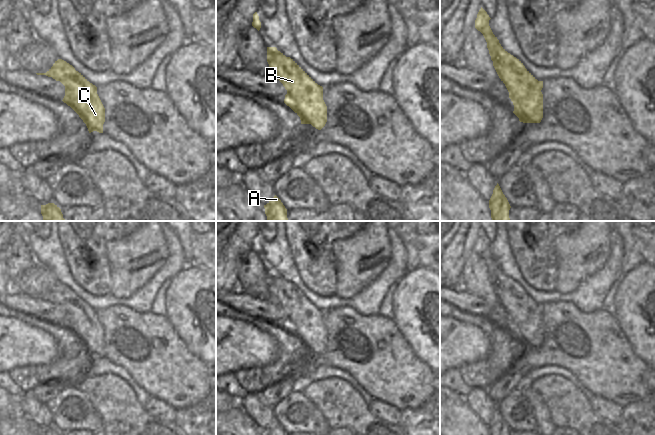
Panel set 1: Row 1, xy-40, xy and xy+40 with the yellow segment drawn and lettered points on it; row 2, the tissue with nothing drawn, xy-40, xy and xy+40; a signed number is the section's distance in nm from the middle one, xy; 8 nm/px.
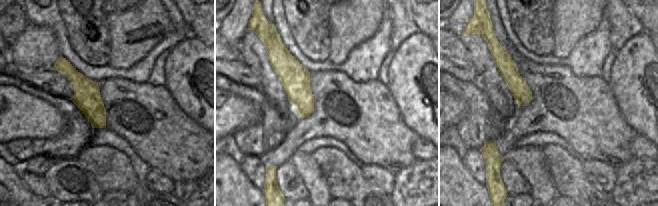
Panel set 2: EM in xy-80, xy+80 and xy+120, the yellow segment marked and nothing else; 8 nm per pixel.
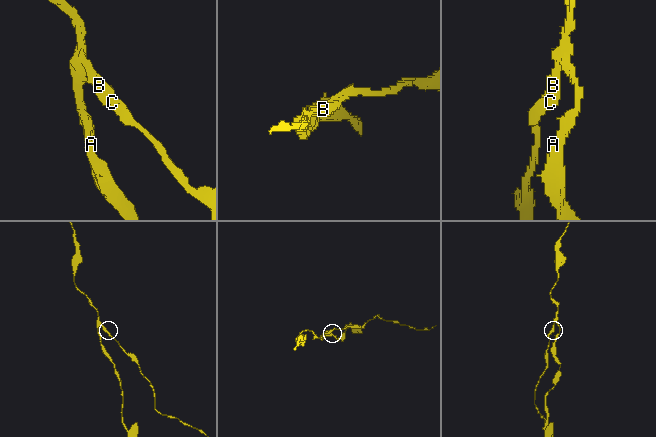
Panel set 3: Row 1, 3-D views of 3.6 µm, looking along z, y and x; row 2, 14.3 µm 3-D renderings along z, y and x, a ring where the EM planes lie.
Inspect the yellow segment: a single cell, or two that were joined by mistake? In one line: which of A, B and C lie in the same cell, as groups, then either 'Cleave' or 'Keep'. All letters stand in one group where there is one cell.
Groups: A / B C. Cleave.

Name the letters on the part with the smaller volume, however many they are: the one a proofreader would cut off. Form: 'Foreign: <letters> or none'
Foreign: B, C

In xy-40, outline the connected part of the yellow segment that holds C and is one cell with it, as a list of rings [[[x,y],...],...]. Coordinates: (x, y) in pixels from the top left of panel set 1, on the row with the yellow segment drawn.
[[[62,59],[55,61],[53,66],[46,73],[36,73],[46,75],[56,81],[60,81],[65,86],[65,96],[63,102],[70,106],[86,124],[89,133],[97,131],[103,133],[105,122],[105,108],[97,94],[97,87],[90,83],[81,73]]]

